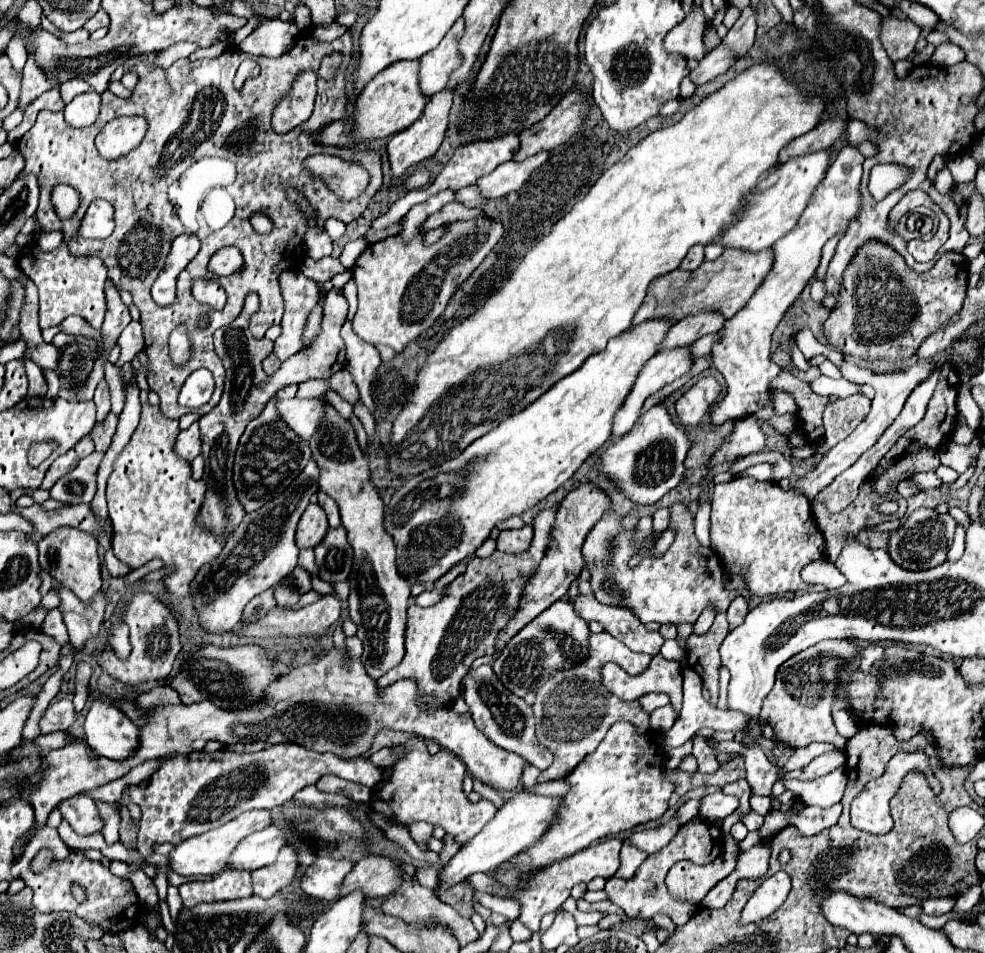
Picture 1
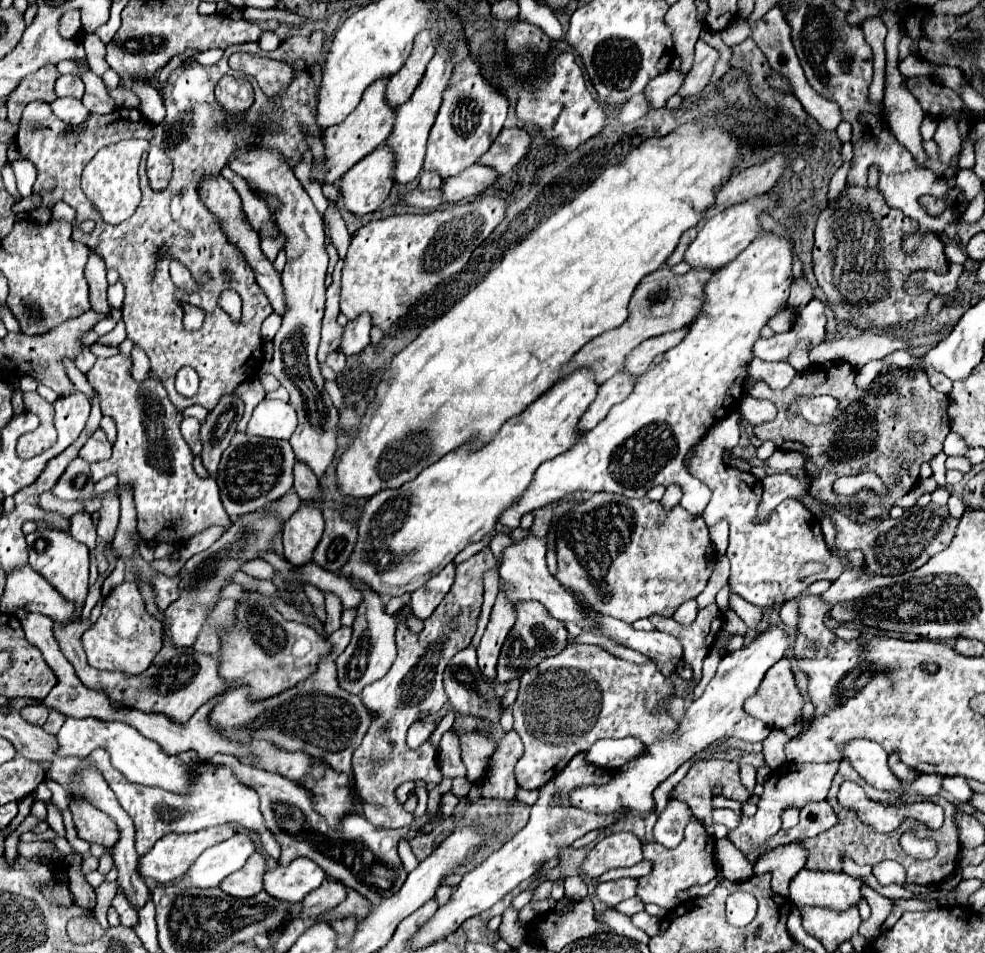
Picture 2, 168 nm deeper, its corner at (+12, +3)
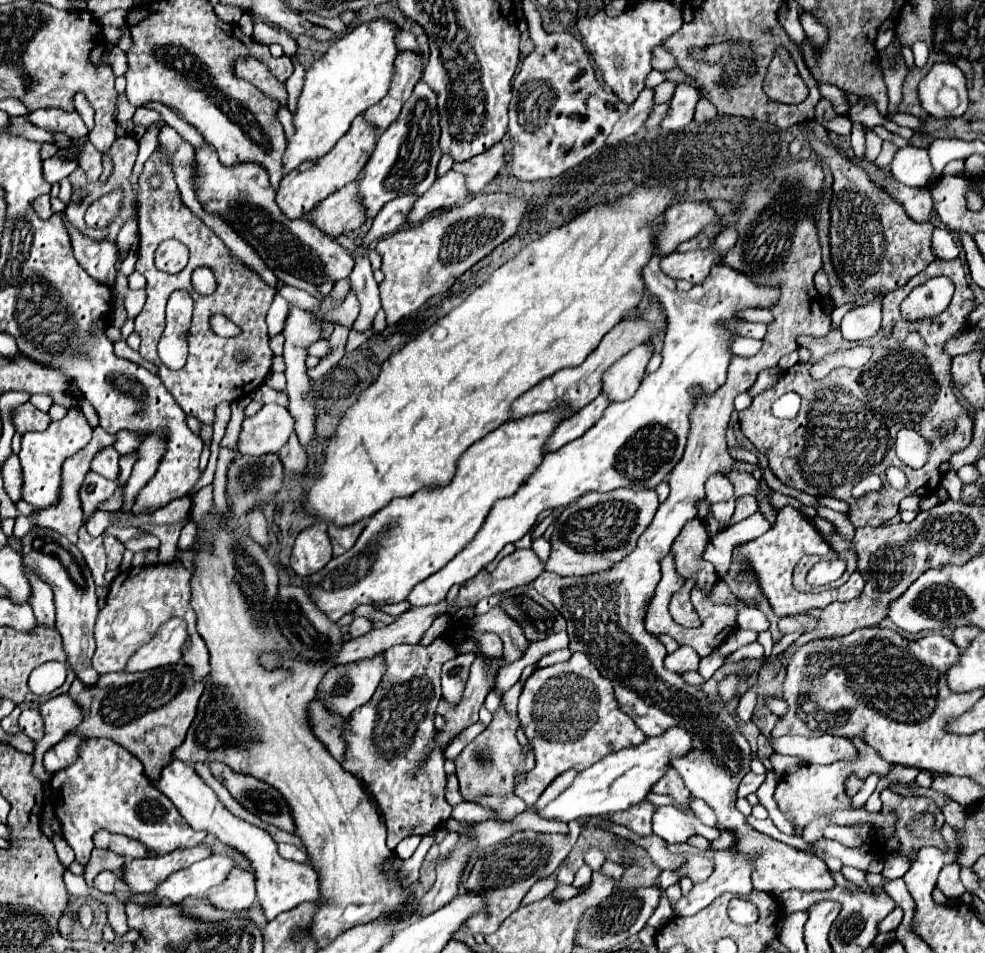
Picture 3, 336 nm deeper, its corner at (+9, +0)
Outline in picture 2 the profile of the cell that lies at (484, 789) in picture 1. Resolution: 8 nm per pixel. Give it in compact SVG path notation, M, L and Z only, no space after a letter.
M445 732L439 748L439 764L445 778L465 778L465 766L461 760L459 740L453 732Z

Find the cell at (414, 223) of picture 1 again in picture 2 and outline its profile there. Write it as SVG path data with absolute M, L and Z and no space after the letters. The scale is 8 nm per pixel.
M421 174L421 180L419 180L419 188L421 190L433 190L433 188L441 188L443 180L437 178L437 174Z

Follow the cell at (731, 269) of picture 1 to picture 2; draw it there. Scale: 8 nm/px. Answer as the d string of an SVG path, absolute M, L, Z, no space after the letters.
M663 266L663 268L647 274L637 284L637 288L635 288L635 292L631 296L629 318L619 328L603 332L601 336L593 338L593 342L585 344L575 354L573 362L569 362L569 366L561 374L561 378L567 376L567 374L571 374L575 368L591 366L593 370L597 370L597 382L603 384L605 380L609 380L611 376L615 376L617 372L621 372L621 368L625 366L625 358L629 356L629 352L637 344L641 344L647 338L659 336L663 332L679 330L683 326L689 326L691 322L695 322L695 318L701 314L703 304L705 304L703 288L705 288L705 284L711 280L711 276L715 272L717 272L715 268L693 268L687 274L675 274L667 266Z

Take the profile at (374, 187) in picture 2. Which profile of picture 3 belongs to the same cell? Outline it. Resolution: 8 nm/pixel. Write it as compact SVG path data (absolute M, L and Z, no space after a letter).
M356 181L326 197L314 211L310 223L334 239L364 223L364 211L356 205Z

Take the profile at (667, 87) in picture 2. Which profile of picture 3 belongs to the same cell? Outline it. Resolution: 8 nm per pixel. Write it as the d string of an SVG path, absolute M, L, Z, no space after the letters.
M644 89L644 91L636 97L636 101L628 107L626 115L620 117L620 121L614 125L612 133L608 135L608 139L606 139L606 145L608 145L608 147L620 143L622 139L626 139L626 137L630 137L630 135L634 135L634 133L644 125L644 121L648 119L650 109L652 109L652 105L654 105L652 99L654 99L654 91L652 91L652 89Z

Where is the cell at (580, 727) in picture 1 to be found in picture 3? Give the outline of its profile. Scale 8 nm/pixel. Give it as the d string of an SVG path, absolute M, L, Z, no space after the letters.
M574 653L568 661L536 669L524 683L518 699L518 719L536 753L536 767L514 785L514 793L534 807L544 789L564 771L584 771L608 753L640 745L644 733L620 711L612 693L612 683L584 657Z

